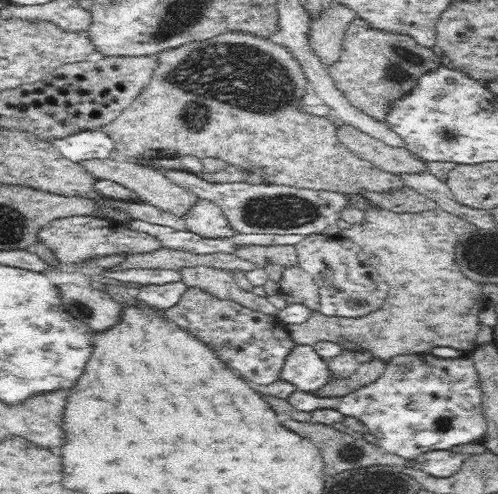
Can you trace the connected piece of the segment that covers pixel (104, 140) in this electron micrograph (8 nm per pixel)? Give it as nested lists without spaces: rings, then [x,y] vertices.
[[[101,129],[81,130],[64,137],[54,137],[48,141],[57,148],[62,157],[75,163],[89,158],[106,158],[114,149],[113,142]]]

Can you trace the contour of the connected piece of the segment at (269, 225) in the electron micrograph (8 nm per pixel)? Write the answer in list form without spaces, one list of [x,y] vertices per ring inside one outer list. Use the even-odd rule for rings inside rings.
[[[162,169],[167,178],[177,186],[193,193],[196,198],[210,200],[214,205],[220,208],[220,211],[227,219],[227,224],[232,231],[232,235],[237,234],[277,234],[288,235],[297,234],[300,236],[309,236],[321,234],[327,226],[335,224],[339,219],[338,210],[342,210],[349,201],[342,193],[327,192],[324,190],[310,190],[308,188],[295,188],[294,186],[282,186],[280,184],[256,184],[250,185],[245,182],[240,183],[208,183],[198,178],[194,173],[186,171],[172,171]]]

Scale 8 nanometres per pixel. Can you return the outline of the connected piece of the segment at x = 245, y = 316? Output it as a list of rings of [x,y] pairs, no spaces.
[[[201,288],[184,289],[178,303],[166,310],[169,319],[194,332],[213,347],[238,376],[259,389],[280,379],[286,358],[299,346],[287,330],[286,323],[276,315],[245,308],[233,300],[222,300]]]

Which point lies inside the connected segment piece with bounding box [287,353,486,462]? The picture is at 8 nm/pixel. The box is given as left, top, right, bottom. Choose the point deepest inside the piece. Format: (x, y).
(420, 403)

